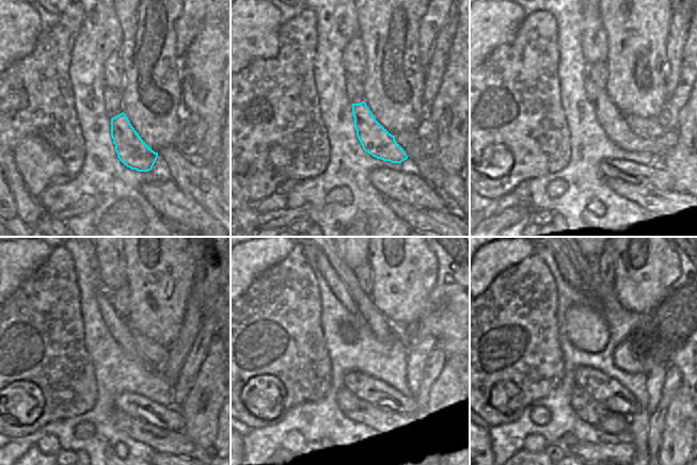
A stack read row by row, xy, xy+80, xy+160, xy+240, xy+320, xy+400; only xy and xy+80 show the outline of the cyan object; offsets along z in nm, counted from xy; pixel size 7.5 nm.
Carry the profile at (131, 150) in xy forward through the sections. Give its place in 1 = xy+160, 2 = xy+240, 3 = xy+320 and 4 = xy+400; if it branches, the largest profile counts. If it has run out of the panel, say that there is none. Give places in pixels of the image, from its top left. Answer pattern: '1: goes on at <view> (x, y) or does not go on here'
1: goes on at xy+160 (612, 121)
2: goes on at xy+240 (119, 329)
3: goes on at xy+320 (333, 281)
4: goes on at xy+400 (565, 267)

